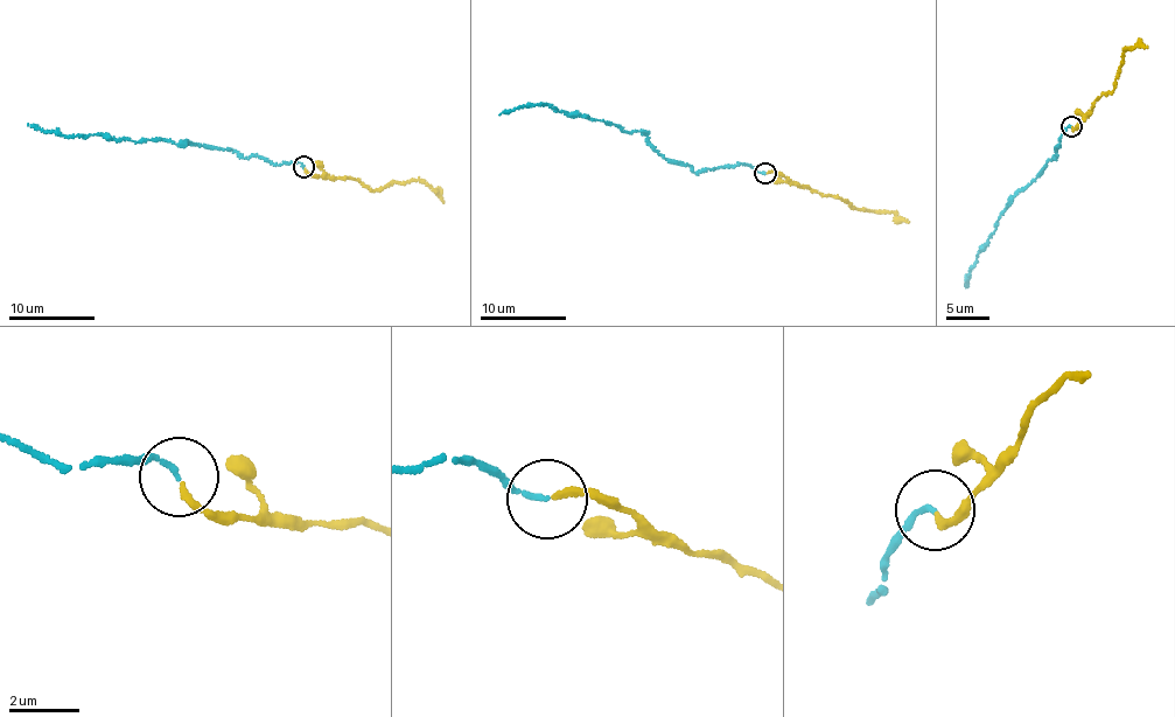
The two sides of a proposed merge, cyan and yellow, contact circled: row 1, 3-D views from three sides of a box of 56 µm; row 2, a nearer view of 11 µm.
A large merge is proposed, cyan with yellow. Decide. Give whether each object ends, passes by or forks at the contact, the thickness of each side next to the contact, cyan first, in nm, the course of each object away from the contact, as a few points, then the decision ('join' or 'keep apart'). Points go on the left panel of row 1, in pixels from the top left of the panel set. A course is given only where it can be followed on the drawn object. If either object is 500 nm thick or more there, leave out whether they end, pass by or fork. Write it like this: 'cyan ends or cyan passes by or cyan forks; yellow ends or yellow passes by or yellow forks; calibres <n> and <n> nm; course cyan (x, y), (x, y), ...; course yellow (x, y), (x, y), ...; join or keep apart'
cyan ends; yellow ends; calibres 140 and 180 nm; course cyan (302, 166), (242, 158), (230, 148), (203, 144), (56, 133), (28, 124); course yellow (305, 168), (310, 176), (348, 179), (379, 192), (394, 182), (424, 181), (435, 189), (443, 203); join

